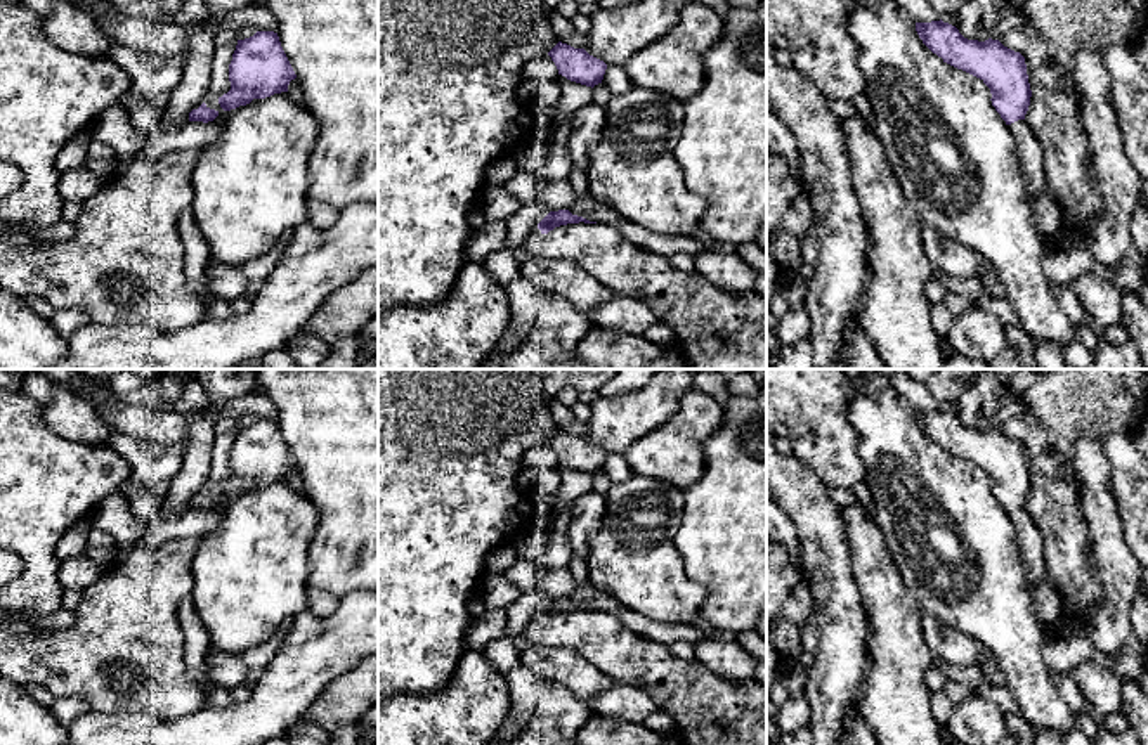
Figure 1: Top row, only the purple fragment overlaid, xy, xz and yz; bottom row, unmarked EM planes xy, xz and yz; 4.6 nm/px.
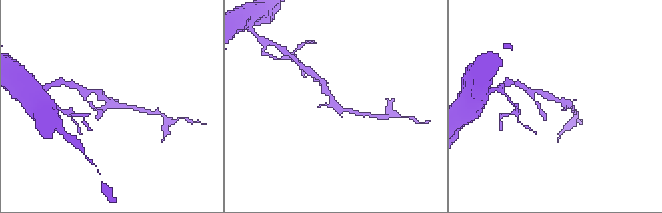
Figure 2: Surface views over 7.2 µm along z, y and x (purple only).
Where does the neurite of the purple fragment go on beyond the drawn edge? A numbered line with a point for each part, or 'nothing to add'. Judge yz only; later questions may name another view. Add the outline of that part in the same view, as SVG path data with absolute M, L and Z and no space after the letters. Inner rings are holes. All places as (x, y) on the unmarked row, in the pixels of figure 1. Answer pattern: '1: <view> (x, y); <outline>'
1: yz (1029, 537); M1018 508L1008 515L1016 530L1021 560L1027 570L1027 580L1030 587L1034 587L1042 577L1046 577L1042 535L1025 508Z

